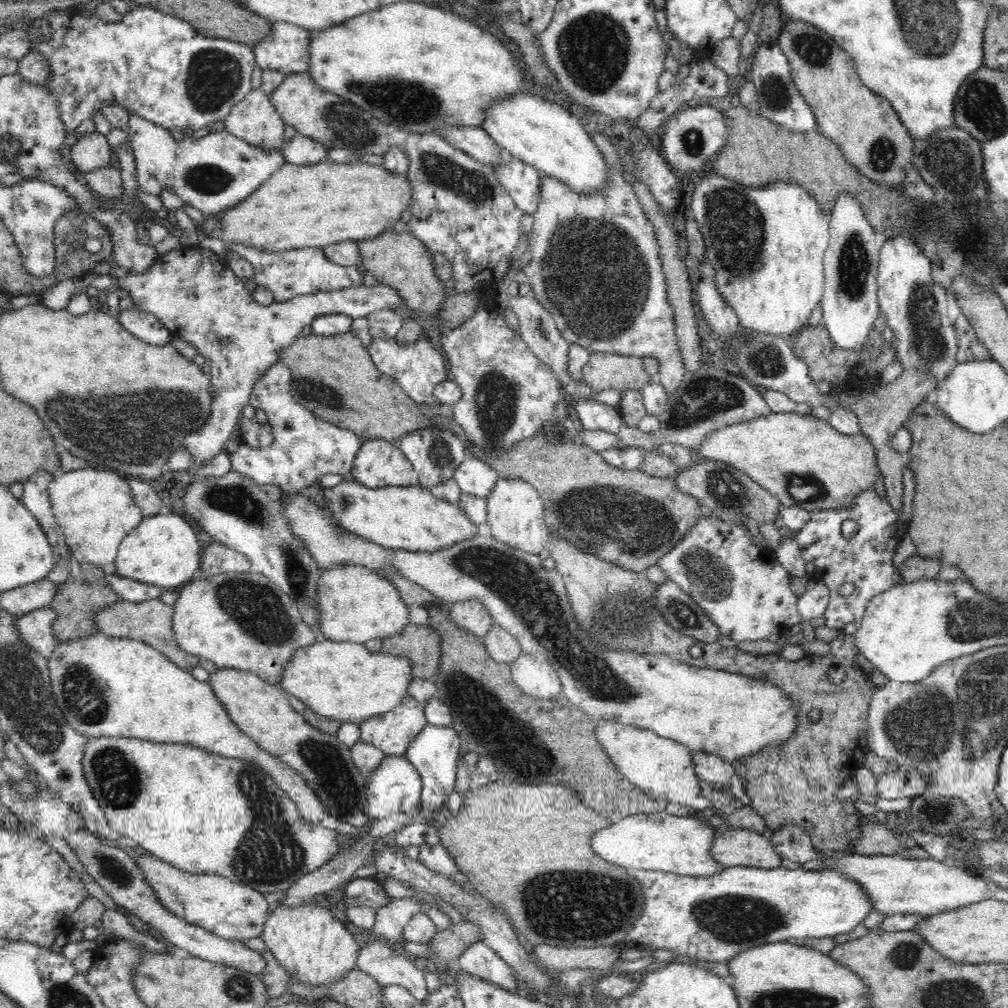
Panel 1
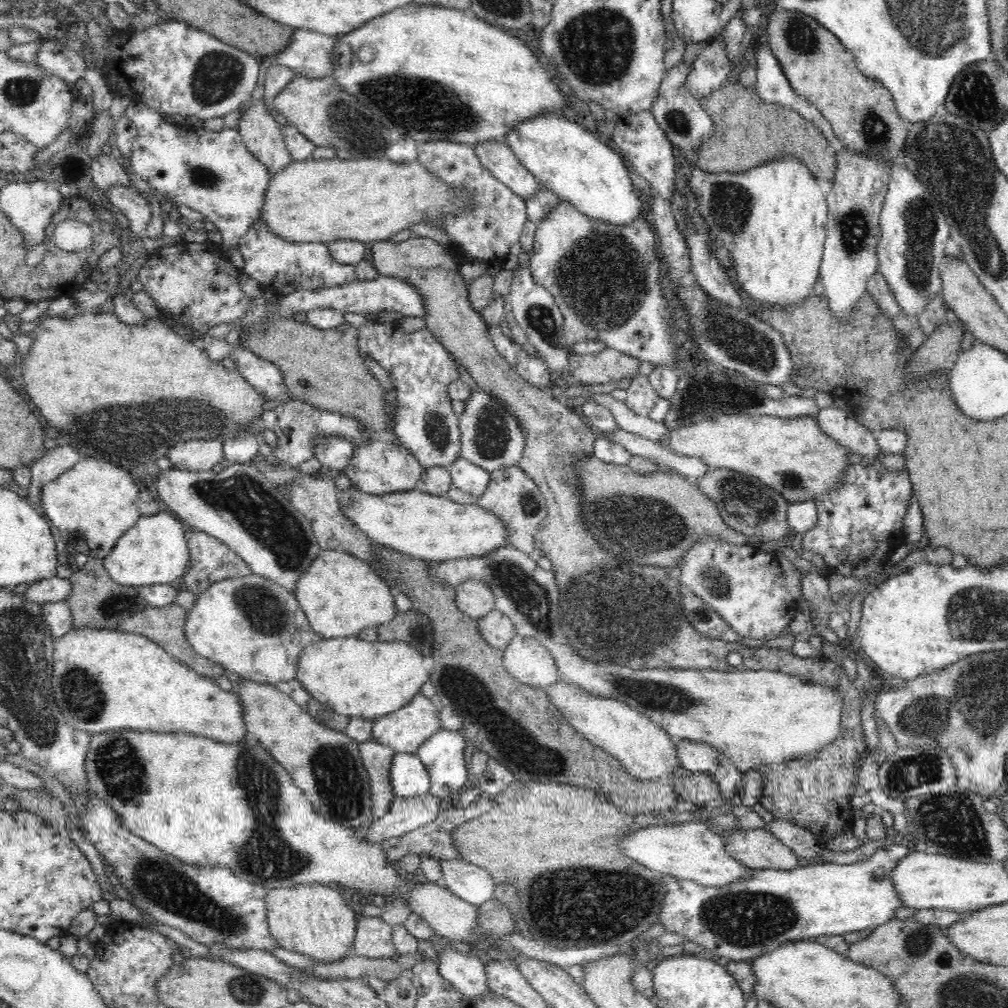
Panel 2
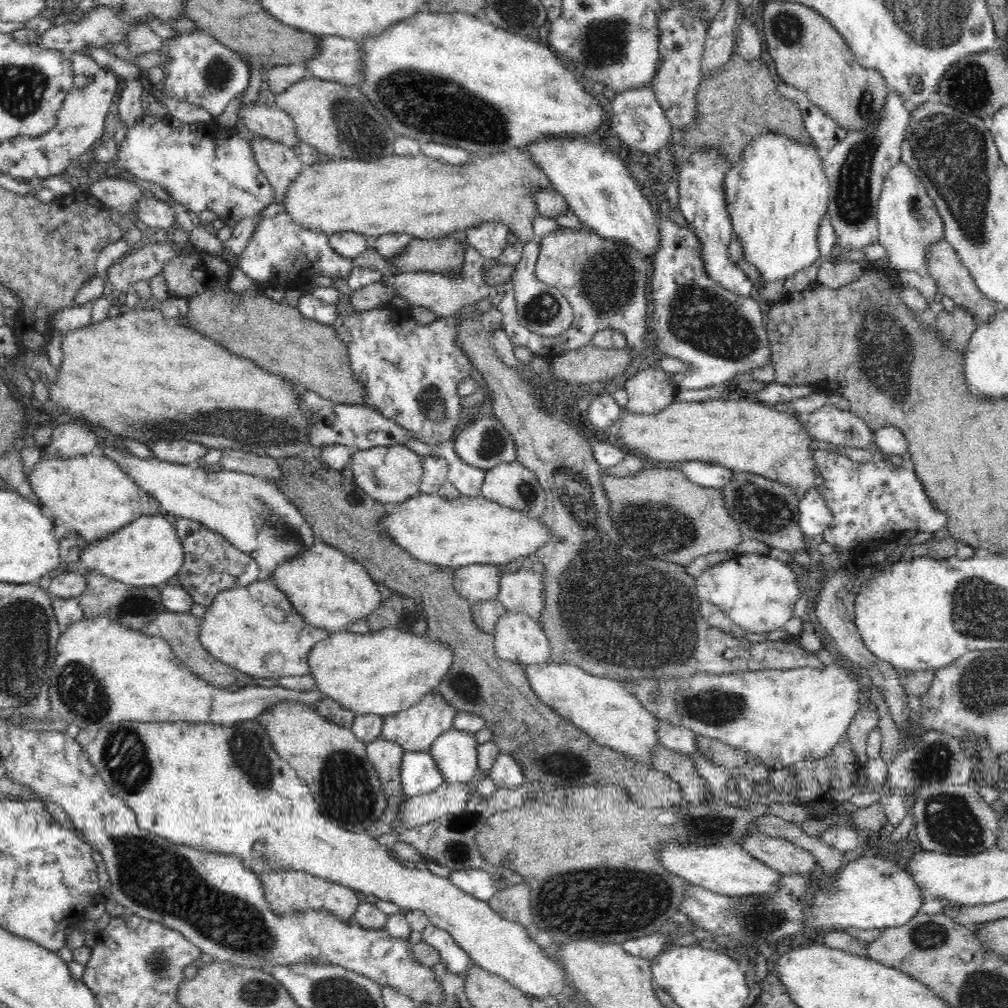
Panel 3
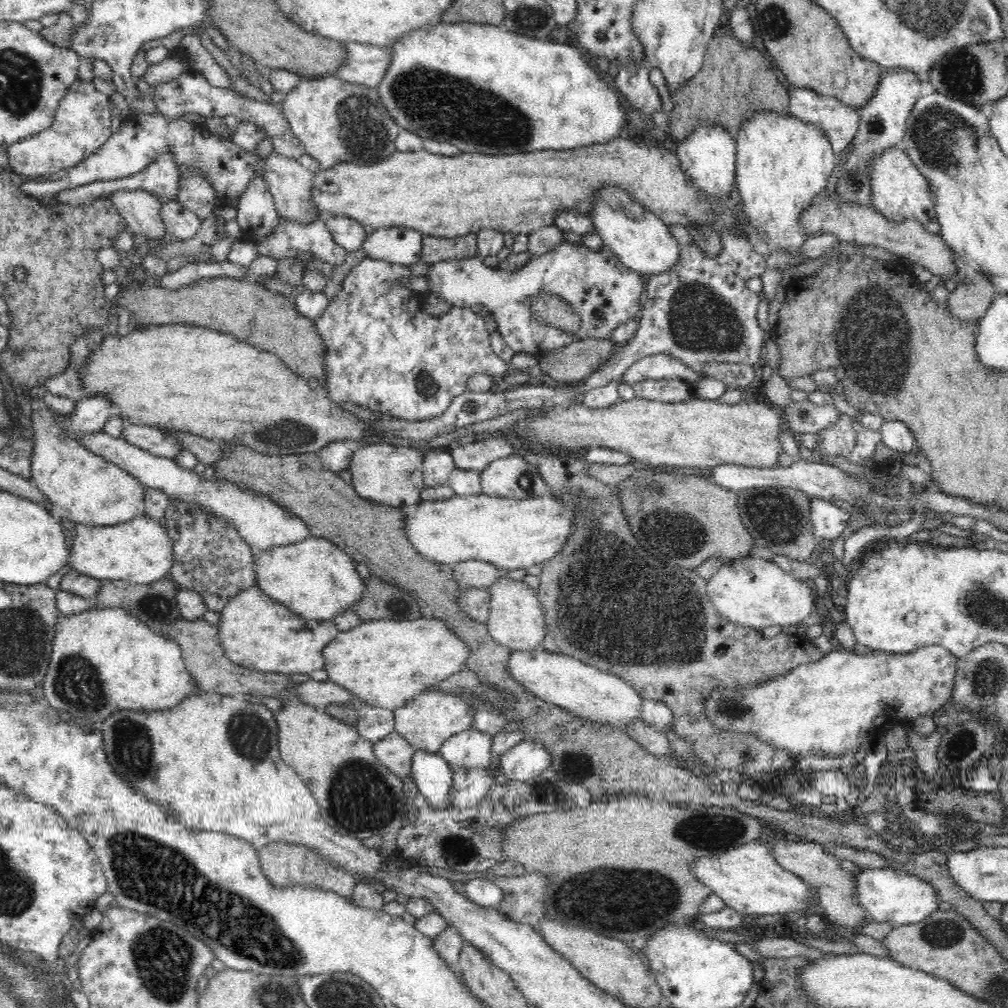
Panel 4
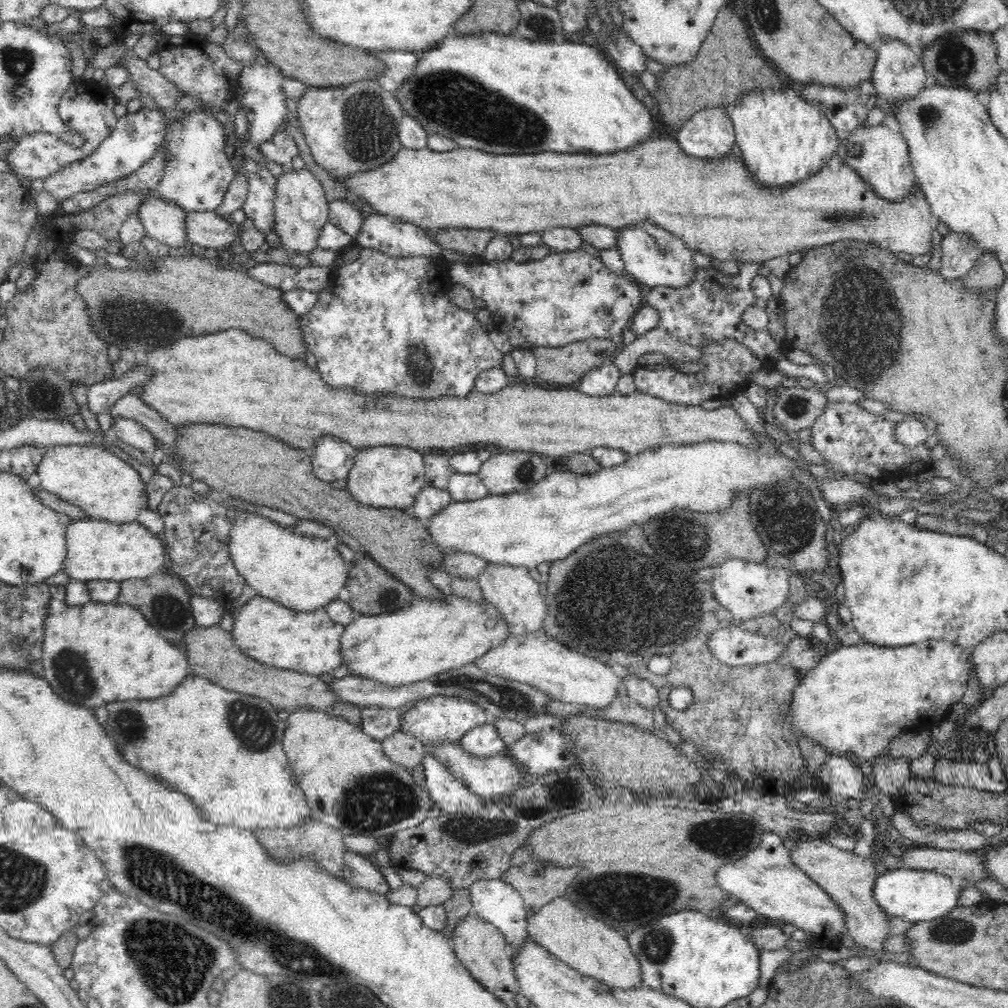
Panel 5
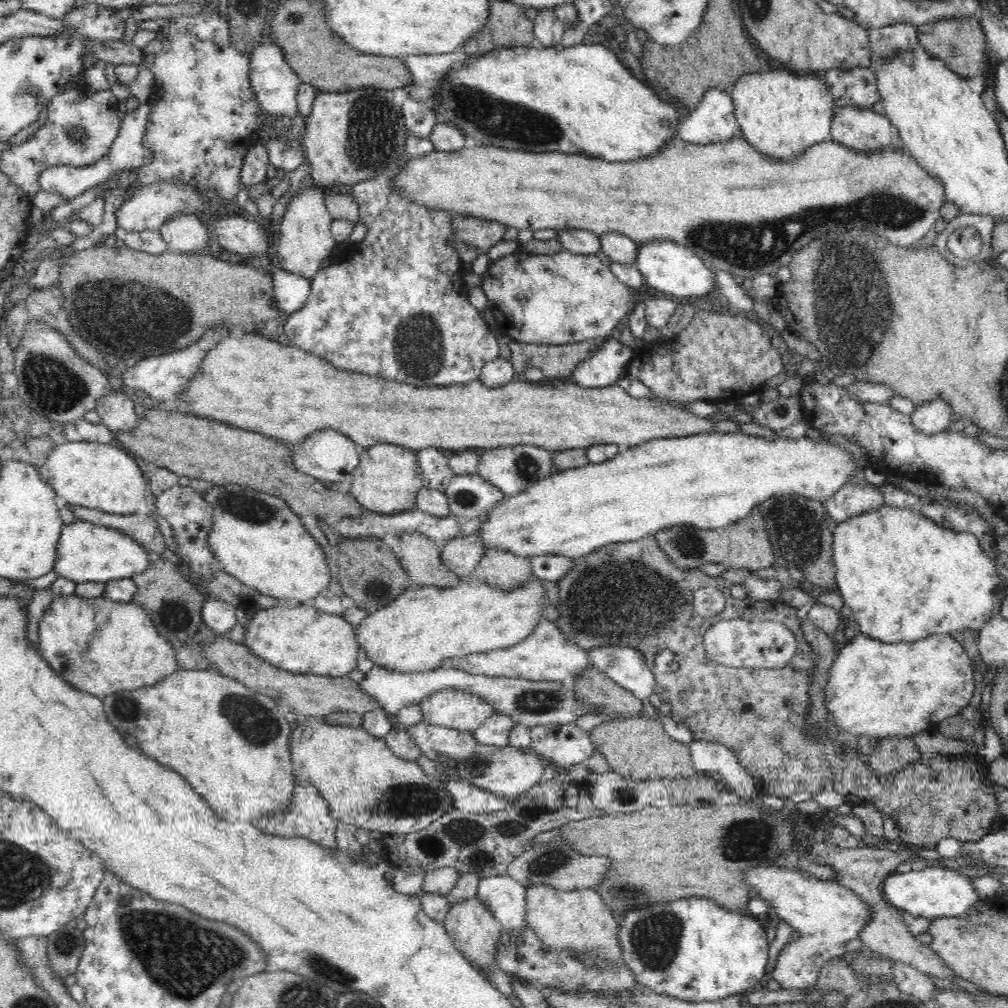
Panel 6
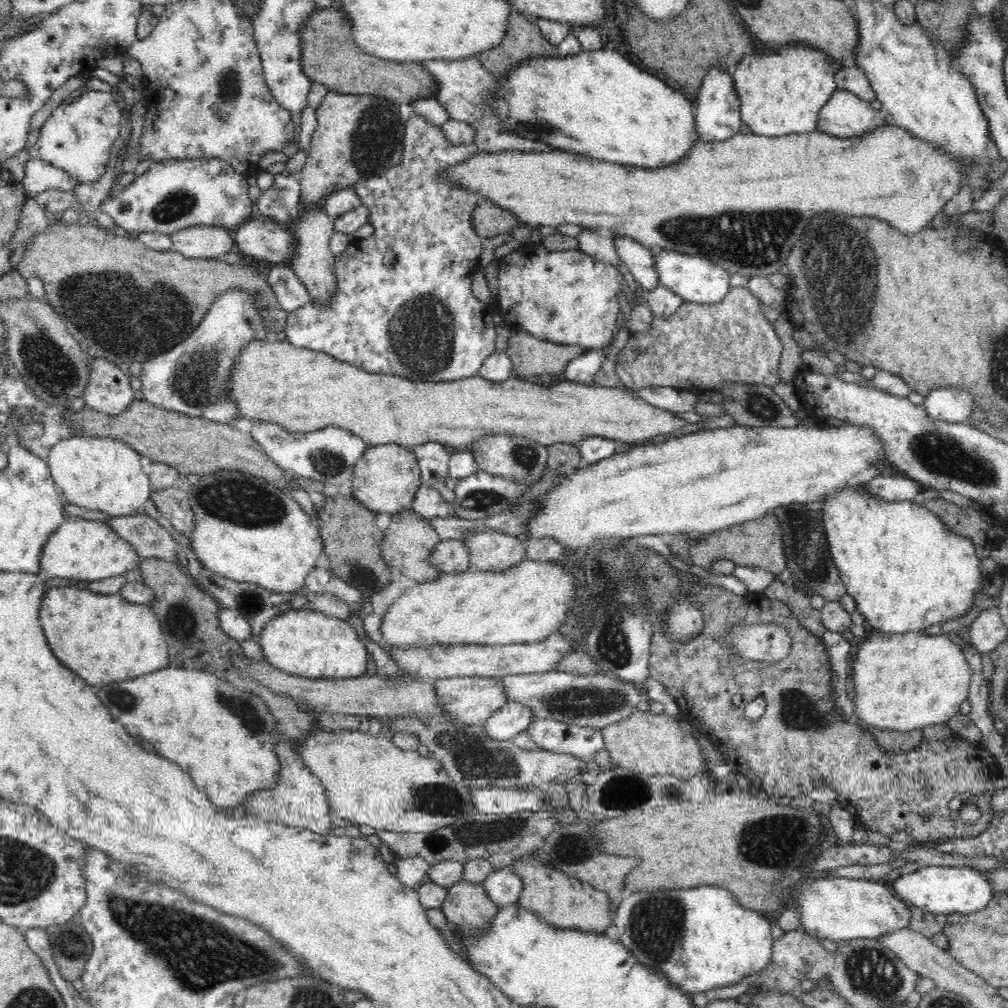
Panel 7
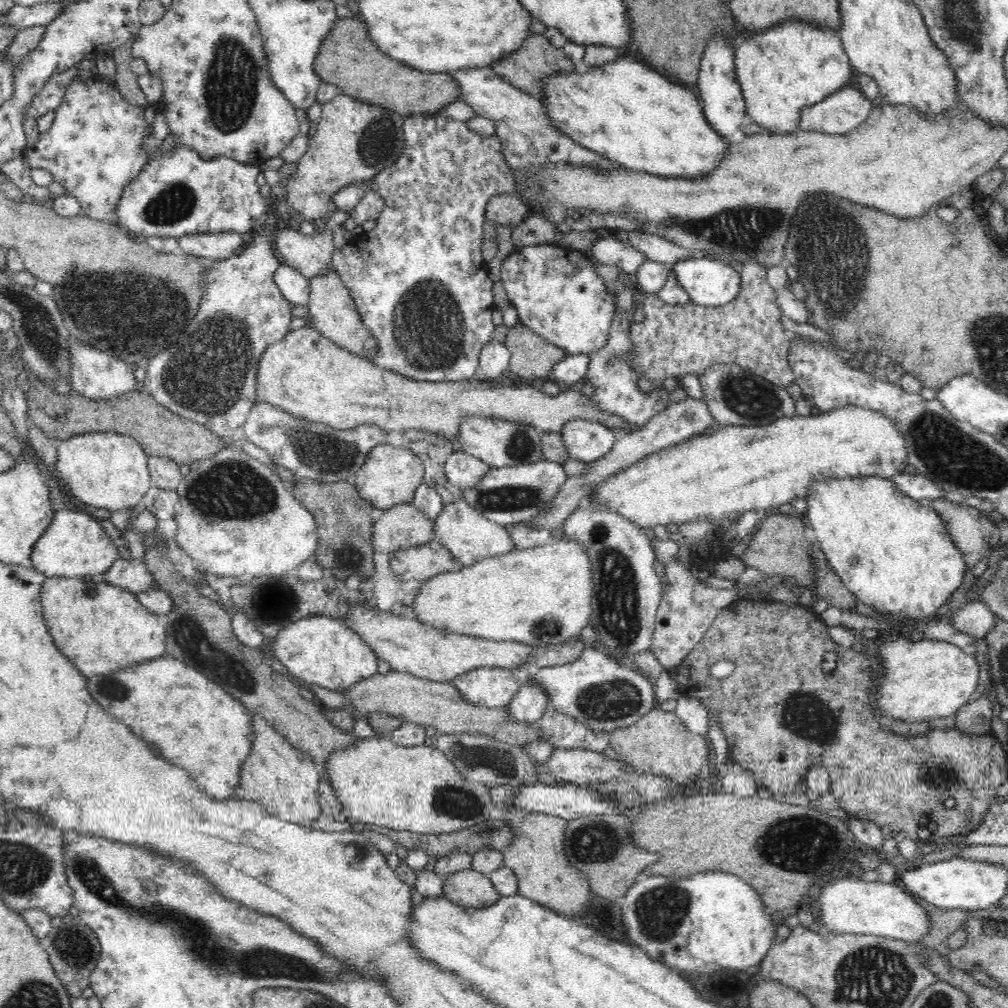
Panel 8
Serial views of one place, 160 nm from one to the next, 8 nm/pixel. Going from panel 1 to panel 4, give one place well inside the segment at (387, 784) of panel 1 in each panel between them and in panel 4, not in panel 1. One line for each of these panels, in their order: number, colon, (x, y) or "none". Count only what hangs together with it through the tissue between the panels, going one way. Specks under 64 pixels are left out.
2: (409, 775)
3: (420, 775)
4: (433, 776)

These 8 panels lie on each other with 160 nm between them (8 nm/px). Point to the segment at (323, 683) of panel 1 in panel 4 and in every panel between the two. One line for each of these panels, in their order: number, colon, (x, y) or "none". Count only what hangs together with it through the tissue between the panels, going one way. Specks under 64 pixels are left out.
2: (370, 679)
3: (382, 672)
4: (386, 662)

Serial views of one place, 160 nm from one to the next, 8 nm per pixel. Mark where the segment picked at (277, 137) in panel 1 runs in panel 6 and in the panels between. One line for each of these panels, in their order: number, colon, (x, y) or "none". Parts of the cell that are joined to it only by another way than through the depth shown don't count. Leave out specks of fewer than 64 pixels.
2: (260, 133)
3: (279, 163)
4: (291, 184)
5: (301, 210)
6: (305, 240)

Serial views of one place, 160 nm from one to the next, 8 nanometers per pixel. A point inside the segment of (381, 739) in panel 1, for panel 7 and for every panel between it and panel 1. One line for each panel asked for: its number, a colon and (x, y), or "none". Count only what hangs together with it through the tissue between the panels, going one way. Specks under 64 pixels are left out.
2: (405, 730)
3: (416, 729)
4: (429, 719)
5: (432, 720)
6: (462, 709)
7: (472, 699)

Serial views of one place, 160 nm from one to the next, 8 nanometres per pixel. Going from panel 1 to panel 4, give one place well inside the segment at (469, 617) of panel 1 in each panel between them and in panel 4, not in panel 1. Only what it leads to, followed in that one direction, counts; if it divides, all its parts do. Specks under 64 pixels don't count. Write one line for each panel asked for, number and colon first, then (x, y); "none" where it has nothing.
2: (474, 596)
3: (475, 582)
4: (472, 573)

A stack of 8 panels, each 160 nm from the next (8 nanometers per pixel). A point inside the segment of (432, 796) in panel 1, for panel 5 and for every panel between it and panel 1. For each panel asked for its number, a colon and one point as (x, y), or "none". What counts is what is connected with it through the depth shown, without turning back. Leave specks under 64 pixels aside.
2: (443, 753)
3: (456, 752)
4: (472, 748)
5: (485, 740)

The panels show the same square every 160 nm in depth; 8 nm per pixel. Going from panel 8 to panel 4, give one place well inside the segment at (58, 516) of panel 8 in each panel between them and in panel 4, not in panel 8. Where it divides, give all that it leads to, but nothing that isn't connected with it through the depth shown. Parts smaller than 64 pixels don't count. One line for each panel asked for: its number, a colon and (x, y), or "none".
4: (140, 551)
5: (97, 550)
6: (85, 552)
7: (79, 549)

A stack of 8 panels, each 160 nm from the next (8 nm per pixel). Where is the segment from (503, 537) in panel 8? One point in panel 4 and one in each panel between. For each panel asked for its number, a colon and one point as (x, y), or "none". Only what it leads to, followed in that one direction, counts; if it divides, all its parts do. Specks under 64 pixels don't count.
4: (516, 619)
5: (511, 588)
6: (501, 568)
7: (488, 551)

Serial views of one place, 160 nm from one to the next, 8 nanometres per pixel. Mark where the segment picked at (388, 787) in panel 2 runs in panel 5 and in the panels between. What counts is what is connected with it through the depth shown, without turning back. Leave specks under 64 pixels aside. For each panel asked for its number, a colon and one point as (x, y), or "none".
3: (387, 755)
4: (394, 751)
5: (402, 748)

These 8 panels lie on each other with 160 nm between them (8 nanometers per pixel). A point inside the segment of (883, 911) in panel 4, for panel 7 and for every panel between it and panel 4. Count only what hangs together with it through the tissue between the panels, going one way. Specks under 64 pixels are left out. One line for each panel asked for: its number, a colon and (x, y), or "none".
5: (916, 895)
6: (932, 892)
7: (948, 890)

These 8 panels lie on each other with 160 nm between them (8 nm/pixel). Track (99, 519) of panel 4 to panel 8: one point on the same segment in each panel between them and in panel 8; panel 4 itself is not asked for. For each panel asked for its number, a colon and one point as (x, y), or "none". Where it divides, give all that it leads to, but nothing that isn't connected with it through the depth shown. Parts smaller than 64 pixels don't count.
5: (93, 478)
6: (92, 474)
7: (104, 473)
8: (107, 470)

